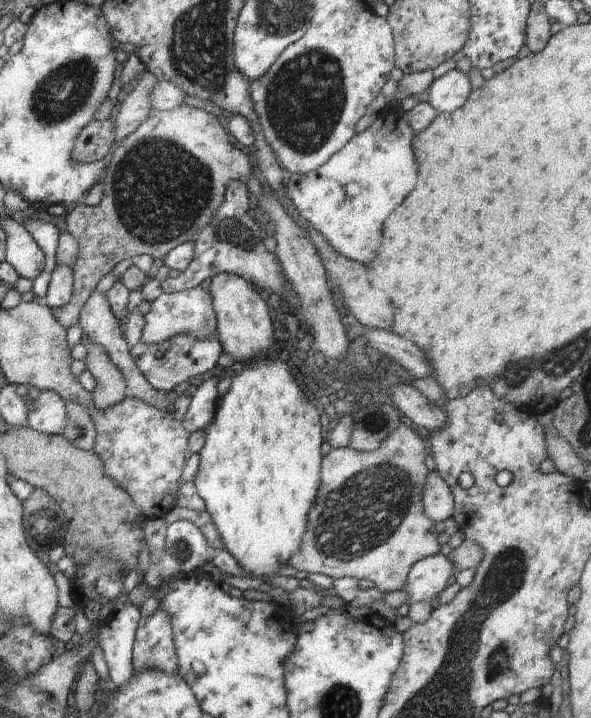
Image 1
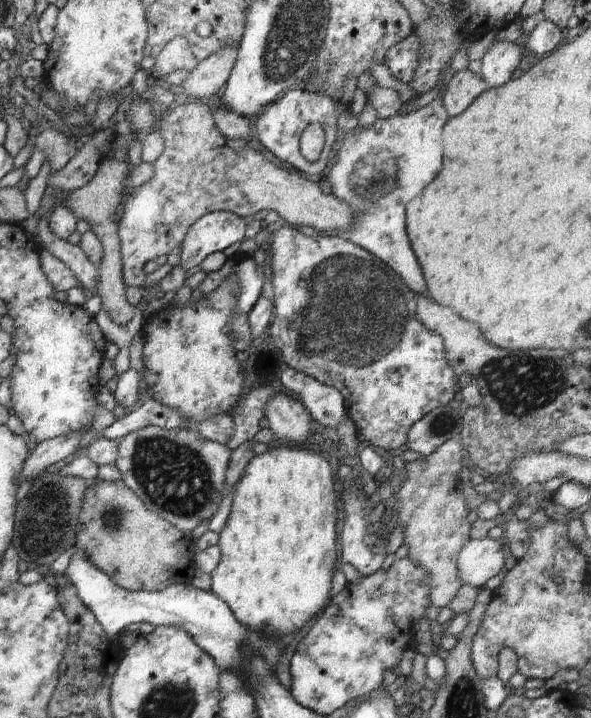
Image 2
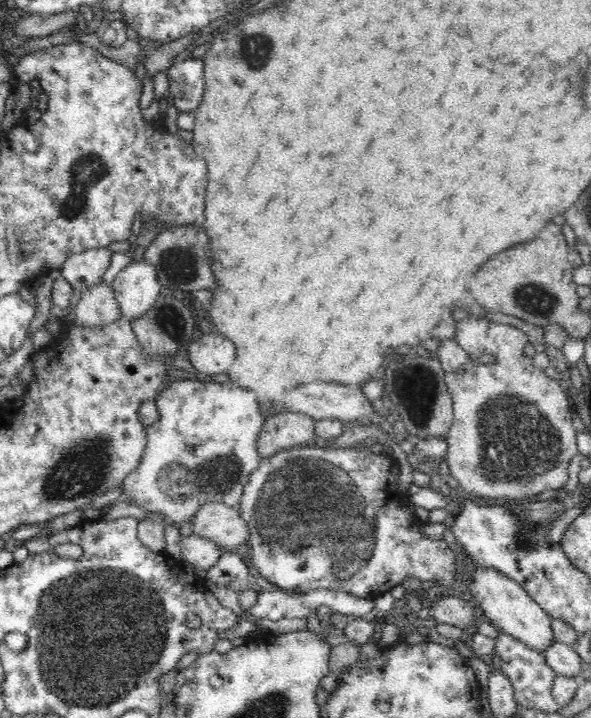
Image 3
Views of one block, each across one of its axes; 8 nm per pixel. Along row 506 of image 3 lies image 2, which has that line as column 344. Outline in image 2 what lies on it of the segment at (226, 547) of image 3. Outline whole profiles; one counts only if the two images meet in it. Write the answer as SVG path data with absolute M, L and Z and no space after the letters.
M179 100L158 122L157 128L165 140L161 157L154 165L154 176L146 183L128 188L124 199L124 214L118 223L121 244L122 278L127 287L145 288L147 274L144 265L158 256L170 254L174 248L181 246L187 230L201 216L214 211L230 211L242 218L250 214L262 214L274 210L281 218L294 226L309 226L320 234L338 234L353 226L355 210L346 201L340 200L332 193L324 194L315 182L310 182L298 174L290 174L282 168L276 168L272 162L264 160L252 148L246 146L236 152L226 145L227 139L215 125L208 105L200 100Z

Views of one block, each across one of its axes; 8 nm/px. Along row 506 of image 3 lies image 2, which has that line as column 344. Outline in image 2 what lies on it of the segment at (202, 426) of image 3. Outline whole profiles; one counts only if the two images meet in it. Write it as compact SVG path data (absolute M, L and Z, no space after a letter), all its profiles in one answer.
M440 96L419 110L412 112L407 110L405 116L396 114L387 119L378 119L367 129L360 129L352 123L350 132L342 142L339 152L336 153L338 162L331 166L326 176L332 188L331 193L340 200L346 201L355 210L354 224L346 229L342 236L377 256L398 273L414 294L424 294L424 298L430 298L430 294L422 278L416 255L412 252L406 236L404 206L408 204L408 200L416 198L426 188L426 184L430 184L438 176L442 168L442 158L444 158L442 128L446 122L448 122L448 113L443 105L443 97Z

